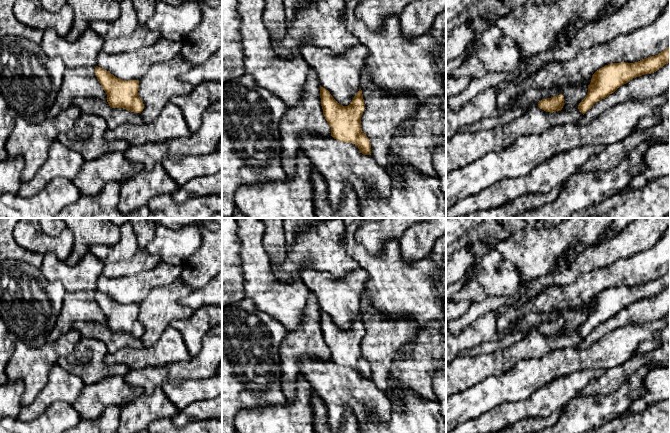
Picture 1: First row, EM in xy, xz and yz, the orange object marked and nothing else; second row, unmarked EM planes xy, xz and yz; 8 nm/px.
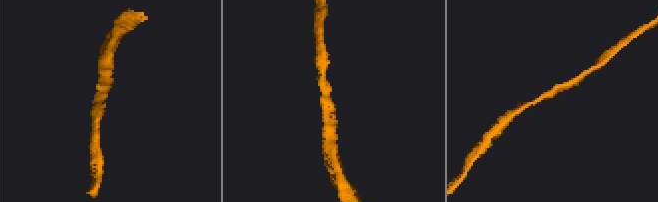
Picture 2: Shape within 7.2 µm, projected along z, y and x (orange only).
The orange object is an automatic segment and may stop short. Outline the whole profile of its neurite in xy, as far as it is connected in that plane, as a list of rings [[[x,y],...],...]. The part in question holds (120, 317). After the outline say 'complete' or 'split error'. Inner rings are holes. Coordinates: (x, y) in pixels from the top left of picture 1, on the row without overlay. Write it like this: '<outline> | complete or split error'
[[[96,290],[95,299],[107,318],[107,326],[112,332],[123,332],[134,337],[141,337],[144,328],[138,319],[138,304],[122,304],[109,295]]] | complete

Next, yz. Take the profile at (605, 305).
[[[670,270],[655,280],[635,287],[610,287],[597,294],[588,309],[586,321],[579,327],[578,333],[584,339],[598,325],[607,322],[620,310],[633,302],[651,298],[670,287]]] | complete

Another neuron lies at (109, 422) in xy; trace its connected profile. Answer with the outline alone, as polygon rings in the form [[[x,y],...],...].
[[[111,406],[105,409],[102,417],[96,422],[80,420],[73,428],[64,433],[118,433],[121,408]]]

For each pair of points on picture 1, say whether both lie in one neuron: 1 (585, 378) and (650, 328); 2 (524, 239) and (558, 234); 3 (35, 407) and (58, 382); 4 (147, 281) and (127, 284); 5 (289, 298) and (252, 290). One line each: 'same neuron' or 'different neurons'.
1: different neurons
2: same neuron
3: same neuron
4: same neuron
5: same neuron

